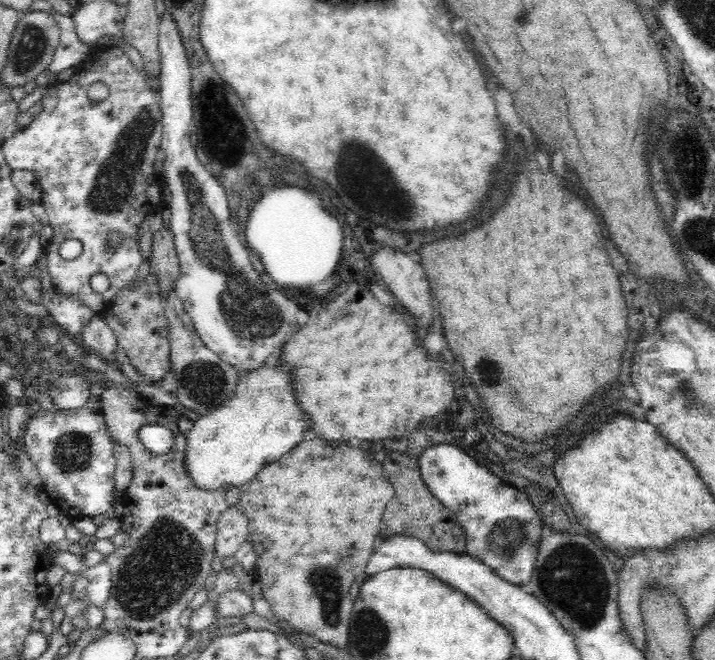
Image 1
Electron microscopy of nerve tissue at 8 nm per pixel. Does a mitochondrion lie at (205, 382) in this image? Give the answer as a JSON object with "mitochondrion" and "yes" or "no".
{"mitochondrion":"yes"}

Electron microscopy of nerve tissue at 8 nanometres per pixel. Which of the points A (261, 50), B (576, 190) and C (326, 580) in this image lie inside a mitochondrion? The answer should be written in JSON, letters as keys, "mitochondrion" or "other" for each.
{"A":"other","B":"other","C":"mitochondrion"}

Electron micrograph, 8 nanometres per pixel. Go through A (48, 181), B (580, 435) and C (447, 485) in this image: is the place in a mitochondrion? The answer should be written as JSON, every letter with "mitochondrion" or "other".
{"A":"other","B":"other","C":"other"}

